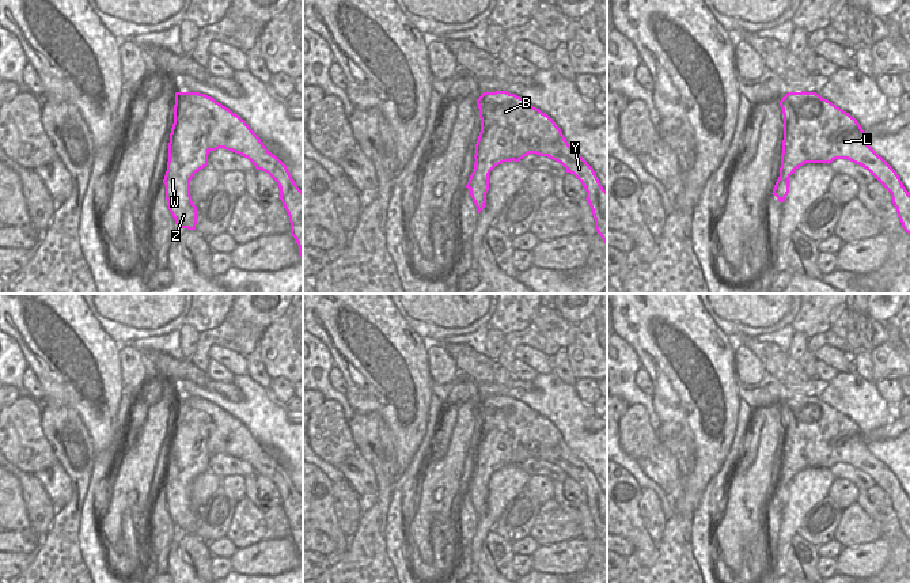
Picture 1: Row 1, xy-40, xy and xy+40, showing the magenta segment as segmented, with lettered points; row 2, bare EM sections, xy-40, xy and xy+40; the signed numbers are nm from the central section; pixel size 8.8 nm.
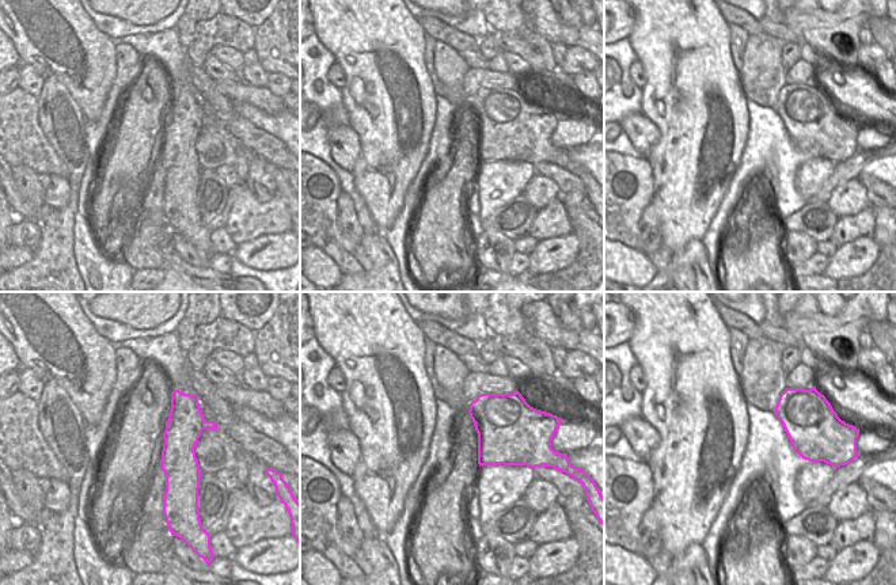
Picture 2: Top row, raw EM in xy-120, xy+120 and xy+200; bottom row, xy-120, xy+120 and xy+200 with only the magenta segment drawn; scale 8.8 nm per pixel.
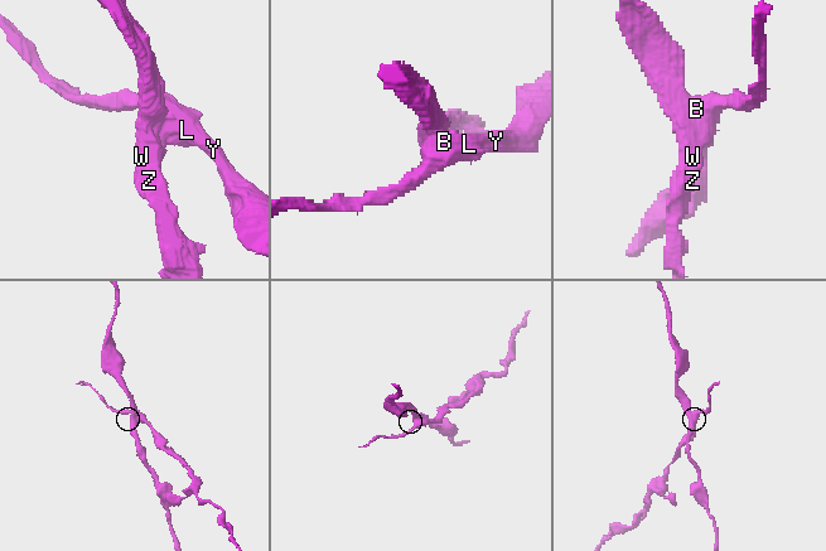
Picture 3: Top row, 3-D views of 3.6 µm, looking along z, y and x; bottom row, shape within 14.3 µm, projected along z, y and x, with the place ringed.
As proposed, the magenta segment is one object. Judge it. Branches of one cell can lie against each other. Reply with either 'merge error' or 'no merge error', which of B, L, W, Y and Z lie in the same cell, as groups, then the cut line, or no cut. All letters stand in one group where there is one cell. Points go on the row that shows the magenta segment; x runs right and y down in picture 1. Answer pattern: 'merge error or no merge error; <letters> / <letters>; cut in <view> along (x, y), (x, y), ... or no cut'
merge error; B L Y / W Z; cut in xy along (481, 131), (505, 127), (512, 159)

